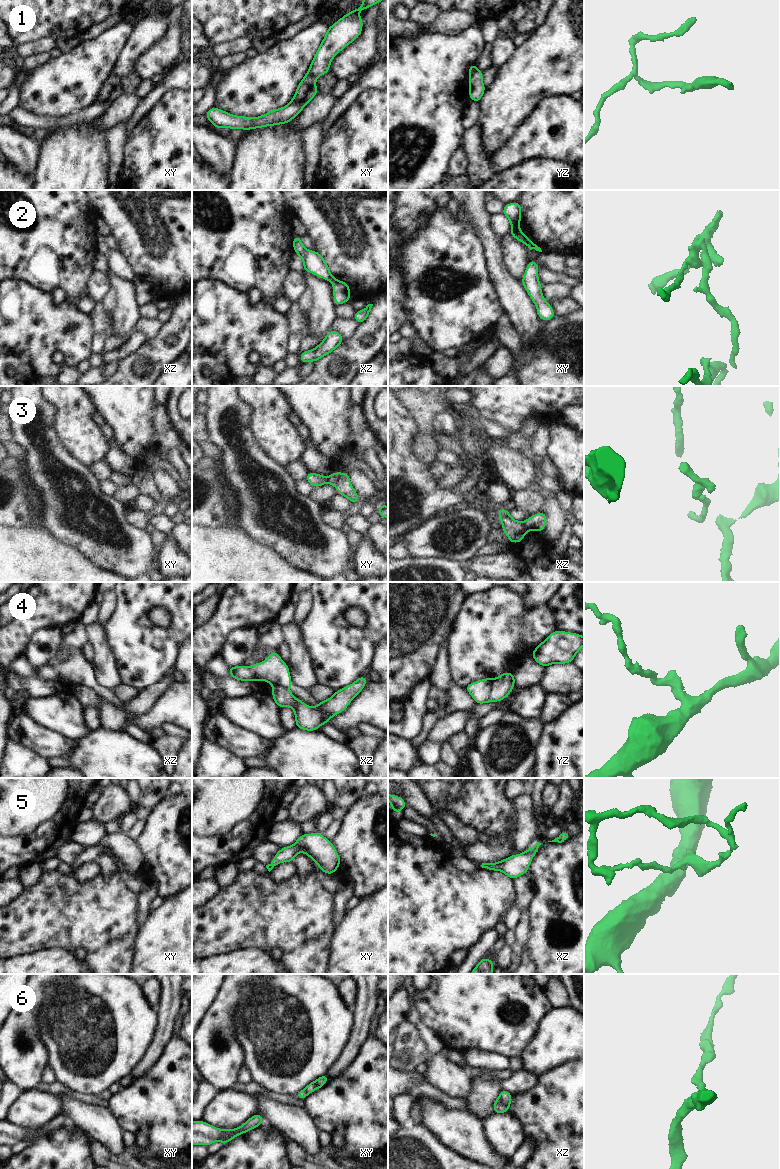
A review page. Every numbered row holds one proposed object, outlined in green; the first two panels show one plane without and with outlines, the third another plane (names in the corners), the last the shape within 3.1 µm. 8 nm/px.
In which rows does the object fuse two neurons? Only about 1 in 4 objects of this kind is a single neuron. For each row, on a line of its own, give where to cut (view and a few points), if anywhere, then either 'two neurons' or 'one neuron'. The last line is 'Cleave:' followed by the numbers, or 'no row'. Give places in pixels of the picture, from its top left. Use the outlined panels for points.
1: xy (308, 71), (315, 78) | two neurons
2: xy (529, 239), (526, 244) | two neurons
3: xz (523, 522), (528, 530) | two neurons
4: yz (492, 679), (489, 701) | two neurons
5: no cut | one neuron
6: no cut | one neuron
Cleave: 1, 2, 3, 4

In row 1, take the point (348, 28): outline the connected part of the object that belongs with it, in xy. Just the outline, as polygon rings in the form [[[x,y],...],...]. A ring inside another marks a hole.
[[[363,0],[359,8],[345,14],[326,30],[324,40],[320,42],[308,72],[318,78],[330,72],[330,63],[334,57],[356,40],[362,33],[363,20],[359,16],[361,10],[367,10],[383,0]]]

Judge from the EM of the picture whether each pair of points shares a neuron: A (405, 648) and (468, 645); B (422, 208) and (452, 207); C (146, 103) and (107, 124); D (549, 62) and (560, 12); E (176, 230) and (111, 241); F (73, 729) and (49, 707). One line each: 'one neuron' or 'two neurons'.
A: two neurons
B: two neurons
C: two neurons
D: one neuron
E: two neurons
F: one neuron

